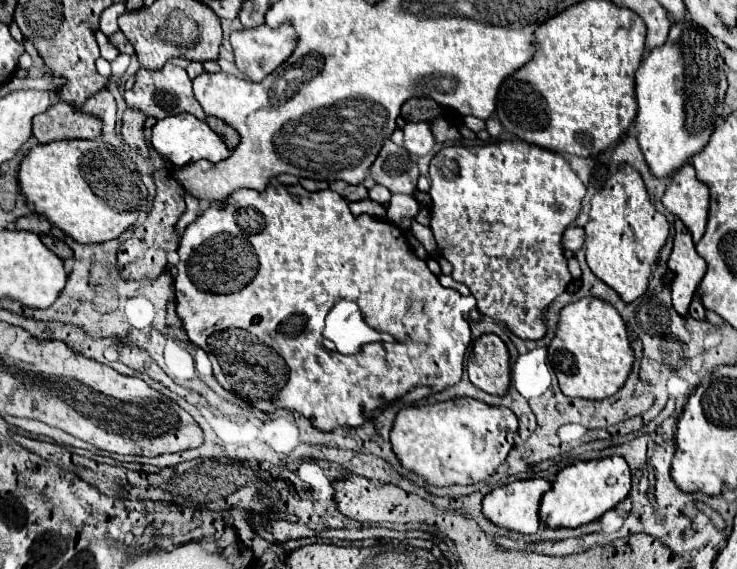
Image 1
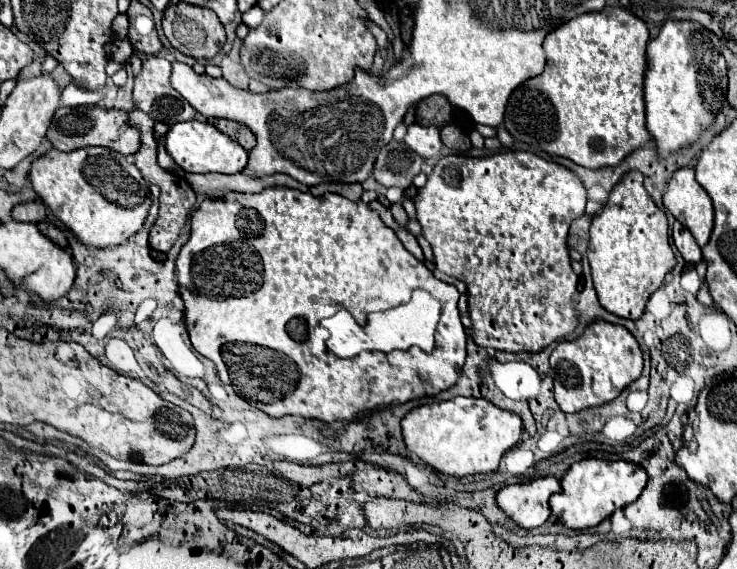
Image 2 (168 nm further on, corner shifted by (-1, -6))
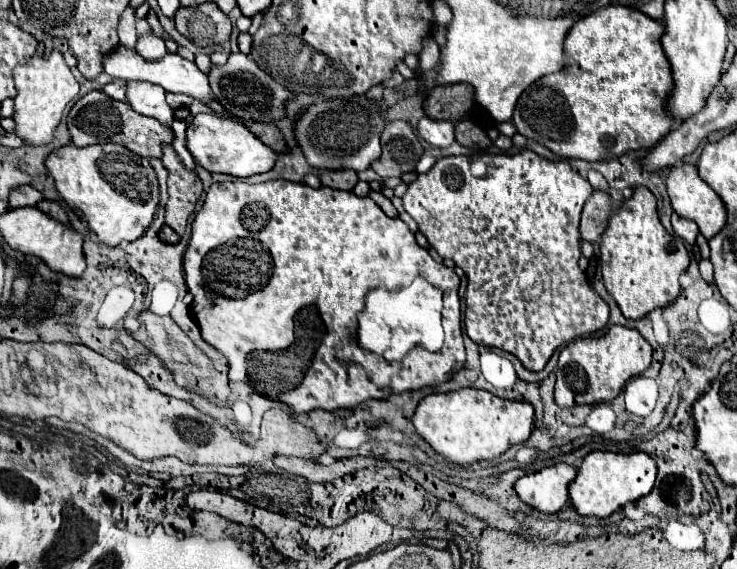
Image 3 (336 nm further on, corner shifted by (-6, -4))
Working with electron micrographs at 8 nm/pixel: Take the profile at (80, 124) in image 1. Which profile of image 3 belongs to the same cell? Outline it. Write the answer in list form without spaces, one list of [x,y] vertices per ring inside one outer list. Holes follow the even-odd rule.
[[[90,91],[84,95],[68,113],[68,129],[72,143],[76,147],[86,147],[94,143],[122,143],[132,153],[142,157],[162,157],[162,145],[174,141],[174,131],[168,125],[162,125],[158,119],[136,113],[130,103],[114,101],[104,91]]]

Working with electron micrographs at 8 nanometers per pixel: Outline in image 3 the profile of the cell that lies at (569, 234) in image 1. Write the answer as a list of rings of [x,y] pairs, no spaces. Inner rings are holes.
[[[594,191],[582,211],[582,223],[580,223],[582,239],[596,243],[604,233],[608,219],[610,219],[610,195],[606,191]]]

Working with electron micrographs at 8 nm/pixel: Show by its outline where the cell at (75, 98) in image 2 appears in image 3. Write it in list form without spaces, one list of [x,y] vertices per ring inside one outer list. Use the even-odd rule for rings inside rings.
[[[112,79],[108,85],[102,87],[102,91],[104,91],[106,95],[110,95],[112,99],[126,101],[126,81],[122,81],[122,79]]]

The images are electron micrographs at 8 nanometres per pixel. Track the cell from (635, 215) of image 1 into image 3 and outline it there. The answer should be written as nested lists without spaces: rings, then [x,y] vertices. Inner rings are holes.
[[[644,187],[634,189],[632,197],[624,199],[618,213],[614,213],[610,217],[608,227],[602,235],[602,243],[600,243],[600,259],[602,259],[604,285],[610,291],[610,295],[616,299],[620,311],[628,319],[642,319],[658,307],[666,307],[666,305],[674,303],[676,297],[680,295],[678,279],[690,265],[688,249],[684,247],[682,241],[672,241],[672,237],[666,233],[666,229],[662,227],[660,219],[658,219],[658,213],[656,213],[656,197],[650,191],[646,191]]]

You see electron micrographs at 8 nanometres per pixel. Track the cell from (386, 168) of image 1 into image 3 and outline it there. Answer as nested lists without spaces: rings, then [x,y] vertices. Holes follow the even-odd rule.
[[[404,119],[384,123],[380,145],[382,145],[382,155],[370,167],[382,179],[392,175],[400,177],[402,173],[414,171],[418,159],[424,153],[420,137],[412,129],[412,125]]]

